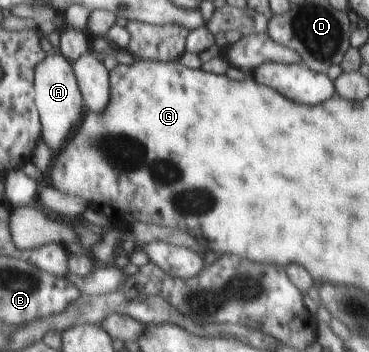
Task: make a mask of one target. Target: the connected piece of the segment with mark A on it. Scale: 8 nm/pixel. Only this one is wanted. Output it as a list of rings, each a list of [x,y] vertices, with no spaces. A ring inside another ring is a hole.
[[[52,50],[49,57],[43,60],[37,67],[35,75],[35,87],[38,91],[38,111],[42,111],[42,125],[44,125],[44,141],[48,143],[54,157],[60,155],[60,151],[66,147],[66,143],[72,139],[76,127],[82,123],[86,115],[86,103],[79,89],[73,63],[62,53]]]

